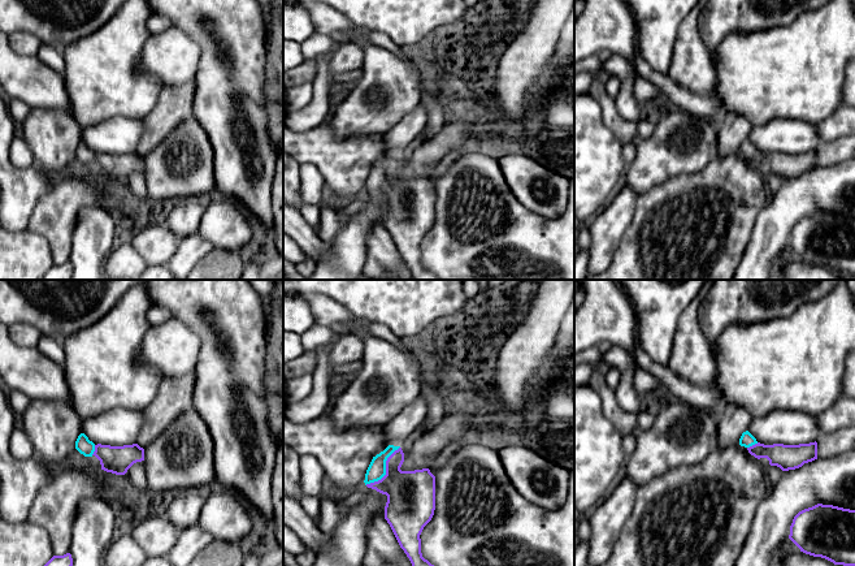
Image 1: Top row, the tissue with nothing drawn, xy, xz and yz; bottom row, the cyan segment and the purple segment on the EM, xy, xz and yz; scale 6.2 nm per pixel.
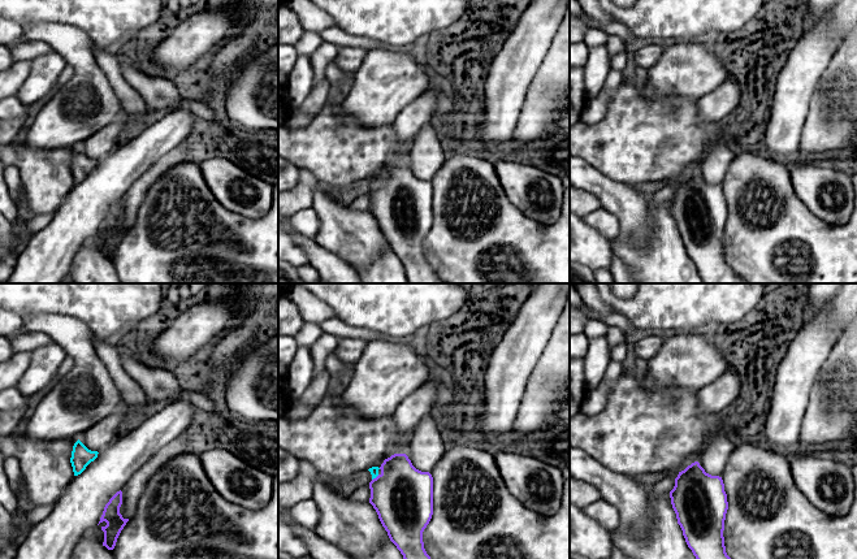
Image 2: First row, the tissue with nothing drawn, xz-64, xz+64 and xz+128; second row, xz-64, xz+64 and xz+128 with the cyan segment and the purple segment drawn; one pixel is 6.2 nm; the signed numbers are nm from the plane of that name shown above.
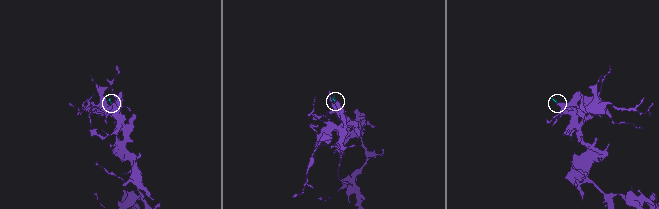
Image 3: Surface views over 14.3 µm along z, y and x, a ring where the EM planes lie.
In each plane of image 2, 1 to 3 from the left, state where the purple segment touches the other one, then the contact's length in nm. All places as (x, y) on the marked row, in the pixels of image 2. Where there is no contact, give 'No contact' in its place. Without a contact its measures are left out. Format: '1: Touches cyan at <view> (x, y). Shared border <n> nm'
1: No contact
2: Touches cyan at xz+64 (375, 477). Shared border 60 nm
3: No contact

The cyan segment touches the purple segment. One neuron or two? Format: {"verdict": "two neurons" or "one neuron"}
{"verdict": "one neuron"}

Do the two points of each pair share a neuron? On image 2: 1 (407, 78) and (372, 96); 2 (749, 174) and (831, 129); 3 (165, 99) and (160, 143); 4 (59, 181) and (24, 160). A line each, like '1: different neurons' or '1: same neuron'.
1: same neuron
2: different neurons
3: different neurons
4: same neuron

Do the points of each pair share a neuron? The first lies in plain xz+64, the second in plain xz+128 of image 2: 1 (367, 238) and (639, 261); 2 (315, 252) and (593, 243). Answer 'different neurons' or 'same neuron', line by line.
1: different neurons
2: different neurons

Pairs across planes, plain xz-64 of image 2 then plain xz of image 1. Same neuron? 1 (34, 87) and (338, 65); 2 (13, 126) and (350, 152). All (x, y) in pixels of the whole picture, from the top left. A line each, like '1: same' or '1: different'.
1: same
2: different

